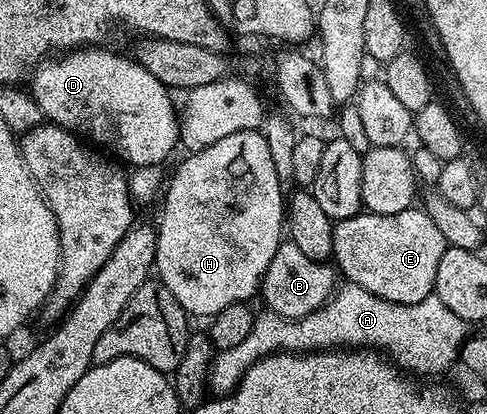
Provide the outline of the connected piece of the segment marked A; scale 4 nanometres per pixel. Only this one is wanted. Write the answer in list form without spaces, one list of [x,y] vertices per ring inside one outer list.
[[[345,283],[341,285],[324,305],[316,312],[300,319],[288,319],[271,310],[261,309],[254,316],[252,328],[242,343],[235,347],[217,351],[211,359],[210,370],[207,374],[207,387],[217,397],[222,397],[238,386],[244,372],[262,358],[279,352],[313,352],[317,349],[335,348],[369,348],[385,352],[393,361],[405,371],[414,374],[438,374],[448,369],[459,359],[462,343],[468,336],[468,324],[451,312],[440,298],[434,293],[415,304],[396,304],[394,301],[384,300],[368,292],[359,285]]]

